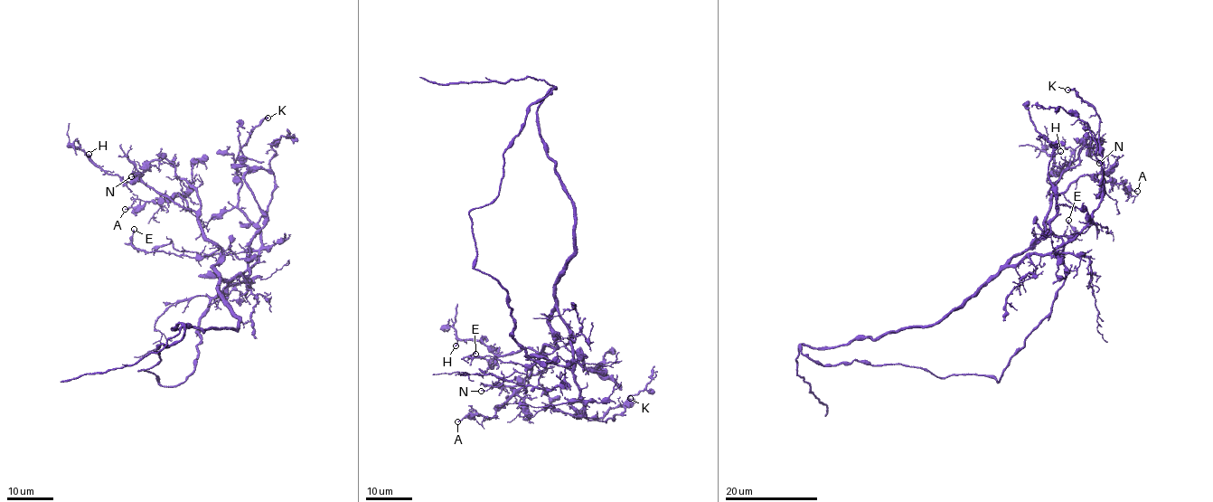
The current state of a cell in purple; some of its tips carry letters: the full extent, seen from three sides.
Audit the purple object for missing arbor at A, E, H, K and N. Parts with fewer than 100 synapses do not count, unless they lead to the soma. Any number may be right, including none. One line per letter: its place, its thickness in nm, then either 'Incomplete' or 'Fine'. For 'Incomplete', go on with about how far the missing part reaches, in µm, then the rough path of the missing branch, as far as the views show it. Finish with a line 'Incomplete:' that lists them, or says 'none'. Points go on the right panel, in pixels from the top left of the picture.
A: Place: (1137, 191). Thickness 130 nm. Fine
E: Place: (1068, 220). Thickness 150 nm. Fine
H: Place: (1060, 151). Thickness 130 nm. Fine
K: Place: (1067, 89). Thickness 200 nm. Fine
N: Place: (1099, 163). Thickness 110 nm. Fine
Incomplete: none

